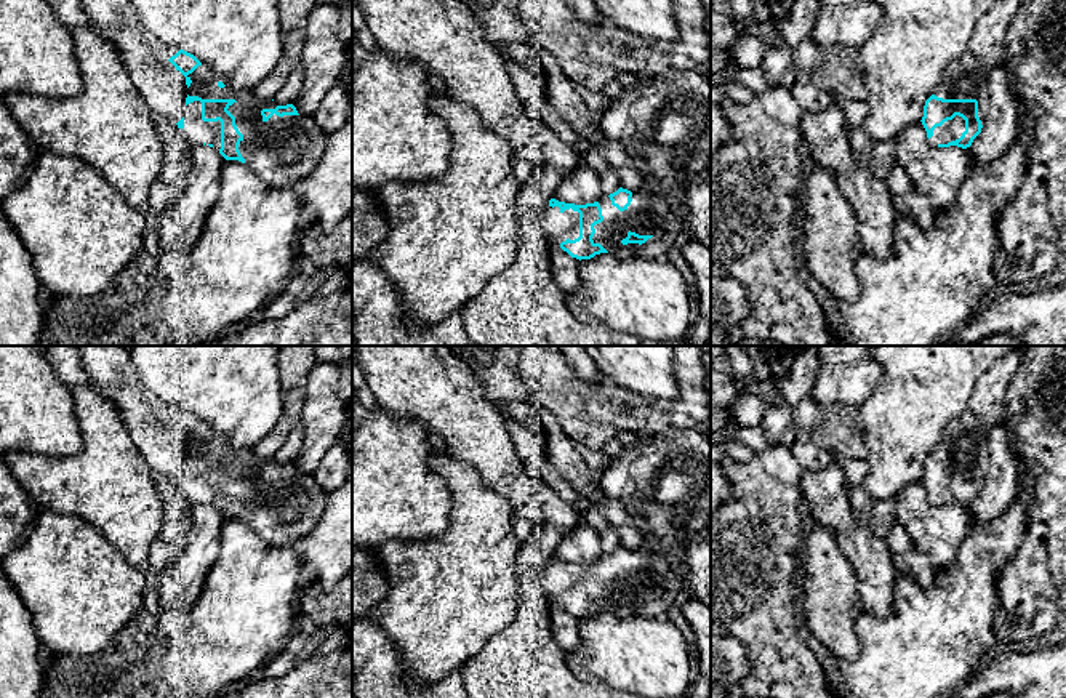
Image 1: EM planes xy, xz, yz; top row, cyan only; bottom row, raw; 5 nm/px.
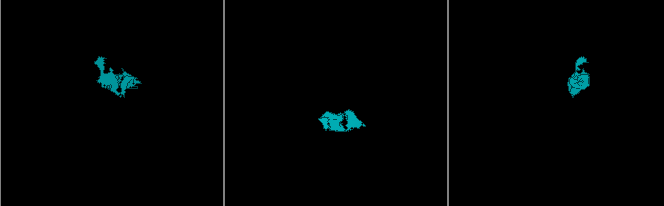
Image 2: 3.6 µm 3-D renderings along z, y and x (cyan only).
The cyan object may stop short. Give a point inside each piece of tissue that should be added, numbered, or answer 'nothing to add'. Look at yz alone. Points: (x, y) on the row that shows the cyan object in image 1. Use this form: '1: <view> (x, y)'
1: yz (951, 130)

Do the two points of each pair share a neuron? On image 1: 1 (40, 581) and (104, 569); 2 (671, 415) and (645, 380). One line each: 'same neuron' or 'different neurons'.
1: same neuron
2: different neurons

